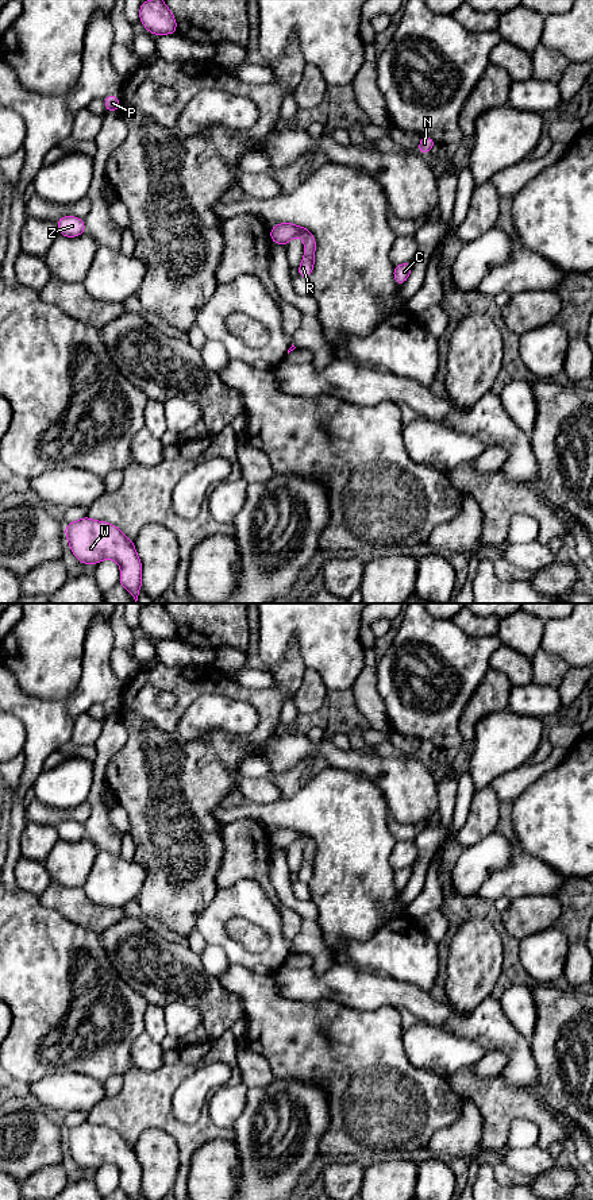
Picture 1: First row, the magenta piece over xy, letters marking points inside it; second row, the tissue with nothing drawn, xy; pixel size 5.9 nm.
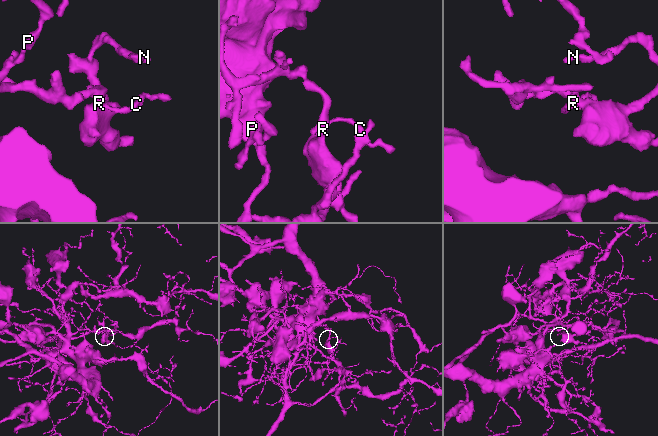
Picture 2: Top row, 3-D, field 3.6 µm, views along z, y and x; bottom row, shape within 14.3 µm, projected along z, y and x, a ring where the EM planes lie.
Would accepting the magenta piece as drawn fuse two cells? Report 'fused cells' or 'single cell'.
single cell

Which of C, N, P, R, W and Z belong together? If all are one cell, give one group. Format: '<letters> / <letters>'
C N P R W Z

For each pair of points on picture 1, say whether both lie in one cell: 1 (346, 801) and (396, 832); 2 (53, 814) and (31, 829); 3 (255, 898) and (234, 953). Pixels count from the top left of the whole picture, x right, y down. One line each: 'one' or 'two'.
1: two
2: two
3: one

